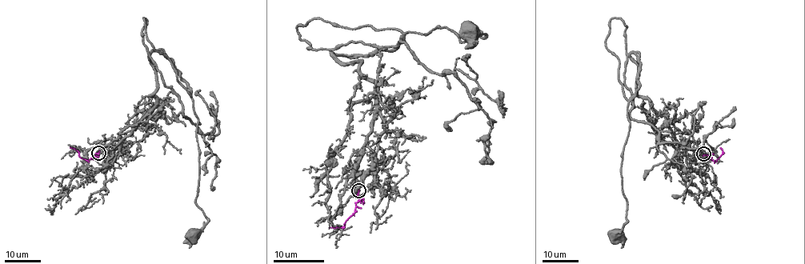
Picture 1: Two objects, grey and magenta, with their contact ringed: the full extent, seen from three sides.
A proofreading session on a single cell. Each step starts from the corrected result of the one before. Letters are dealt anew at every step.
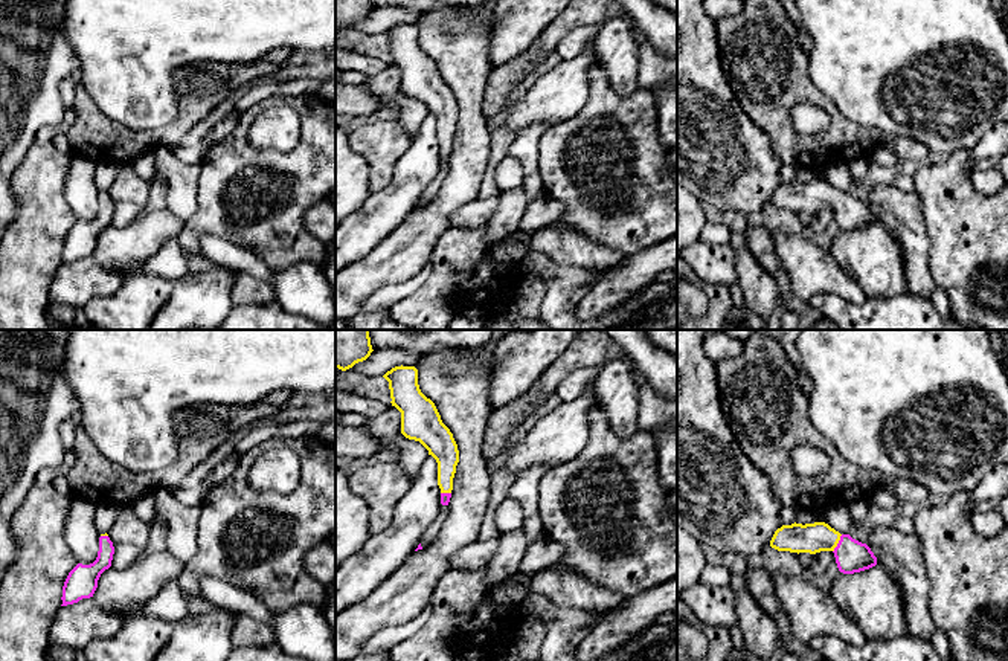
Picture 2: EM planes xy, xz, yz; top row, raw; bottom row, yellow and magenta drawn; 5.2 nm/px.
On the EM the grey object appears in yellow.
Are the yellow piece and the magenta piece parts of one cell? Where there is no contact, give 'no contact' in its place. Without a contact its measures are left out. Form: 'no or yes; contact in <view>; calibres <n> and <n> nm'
yes; contact in yz; calibres 160 and 180 nm

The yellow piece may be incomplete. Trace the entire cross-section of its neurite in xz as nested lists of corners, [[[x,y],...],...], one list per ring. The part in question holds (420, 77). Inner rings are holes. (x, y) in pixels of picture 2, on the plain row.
[[[395,24],[383,35],[389,40],[392,64],[401,70],[401,92],[419,99],[436,118],[441,162],[448,163],[459,121],[453,92],[442,81],[435,61],[421,50],[415,24]]]

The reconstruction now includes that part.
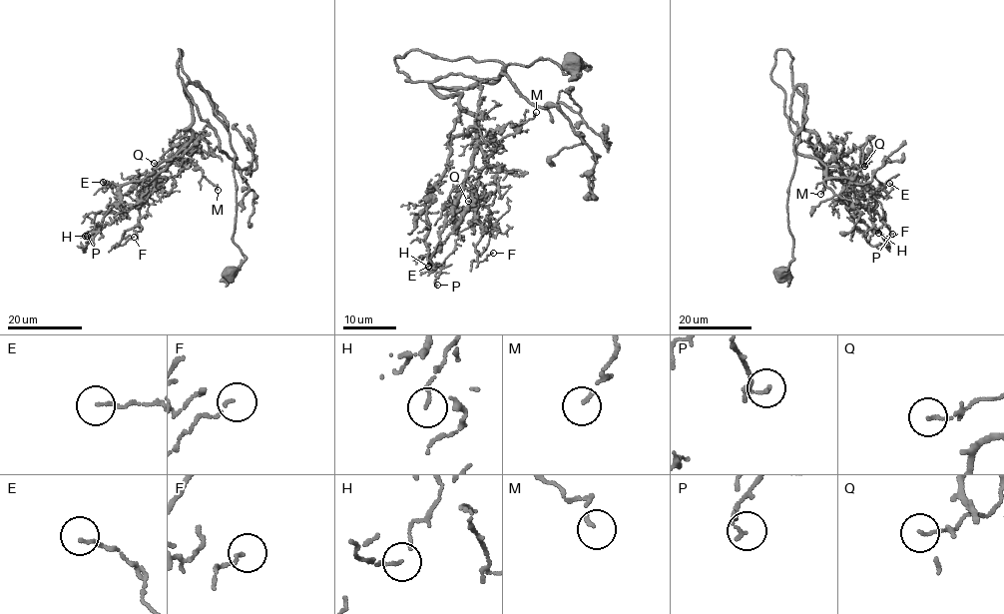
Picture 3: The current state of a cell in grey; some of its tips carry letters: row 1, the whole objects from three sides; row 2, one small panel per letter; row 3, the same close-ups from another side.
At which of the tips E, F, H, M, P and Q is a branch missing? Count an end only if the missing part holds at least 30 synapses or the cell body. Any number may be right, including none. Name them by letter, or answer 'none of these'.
none of these

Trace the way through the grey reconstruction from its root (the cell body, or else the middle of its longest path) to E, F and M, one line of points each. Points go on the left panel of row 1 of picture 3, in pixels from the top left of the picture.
E: (230, 275), (245, 258), (235, 152), (200, 87), (185, 86), (192, 137), (167, 167), (122, 196), (103, 182)
F: (230, 275), (245, 258), (233, 240), (235, 152), (195, 84), (185, 86), (190, 142), (119, 245), (134, 237)
M: (230, 275), (245, 258), (233, 240), (235, 152), (217, 105), (187, 84), (182, 151), (194, 150), (218, 190)

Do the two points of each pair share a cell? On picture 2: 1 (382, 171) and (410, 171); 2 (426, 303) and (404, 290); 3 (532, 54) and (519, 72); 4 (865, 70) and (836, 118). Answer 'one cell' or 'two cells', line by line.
1: two cells
2: two cells
3: one cell
4: two cells

